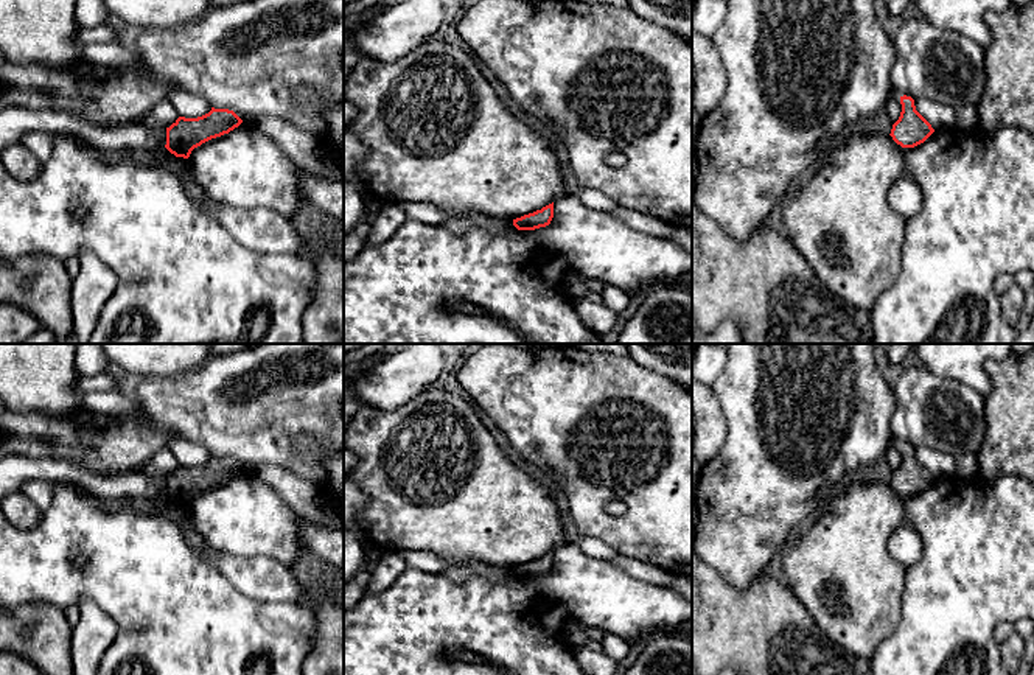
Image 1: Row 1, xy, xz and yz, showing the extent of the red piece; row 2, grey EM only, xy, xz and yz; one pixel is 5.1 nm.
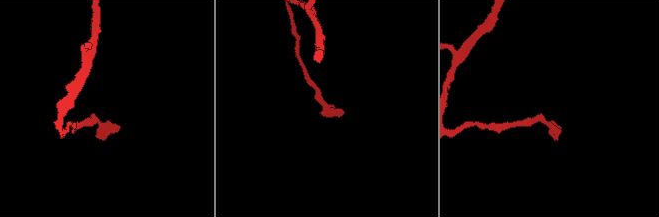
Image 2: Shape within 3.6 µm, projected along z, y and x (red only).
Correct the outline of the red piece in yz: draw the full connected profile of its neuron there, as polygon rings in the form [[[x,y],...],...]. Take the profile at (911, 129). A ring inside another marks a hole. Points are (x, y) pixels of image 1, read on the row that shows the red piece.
[[[900,96],[902,112],[899,120],[893,124],[891,137],[902,148],[914,148],[924,143],[934,129],[931,124],[916,110],[914,100],[911,96]]]

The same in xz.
[[[554,202],[543,207],[541,210],[513,219],[513,226],[518,230],[535,230],[549,226],[552,218],[554,218]]]

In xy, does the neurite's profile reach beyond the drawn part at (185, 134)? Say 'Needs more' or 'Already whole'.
Already whole

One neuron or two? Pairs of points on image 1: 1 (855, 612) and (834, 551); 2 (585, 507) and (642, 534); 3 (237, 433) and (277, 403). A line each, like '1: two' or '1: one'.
1: one
2: one
3: one

